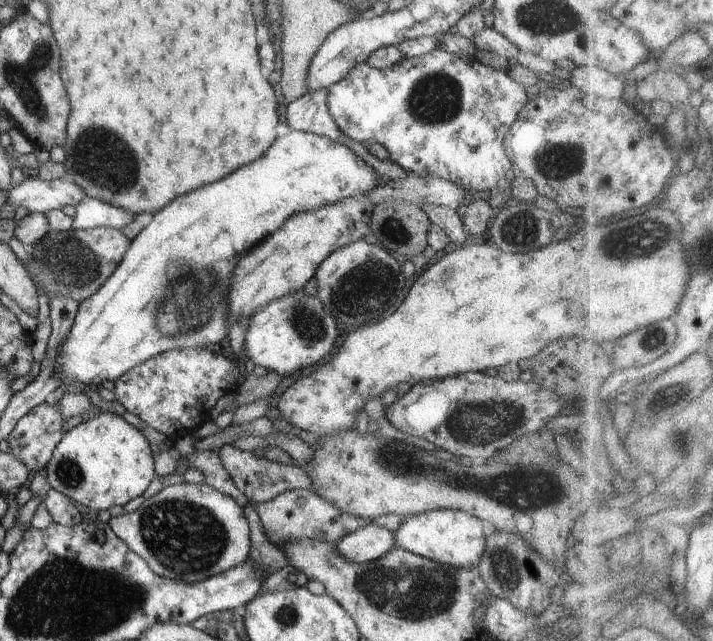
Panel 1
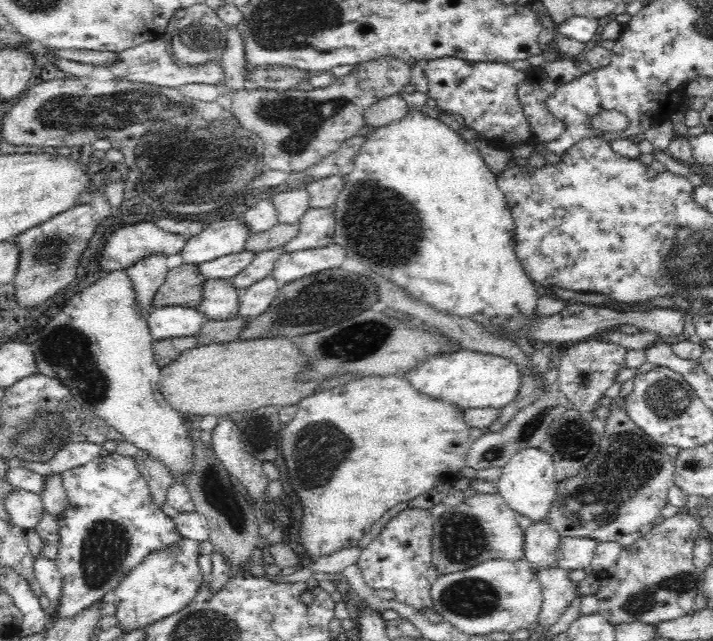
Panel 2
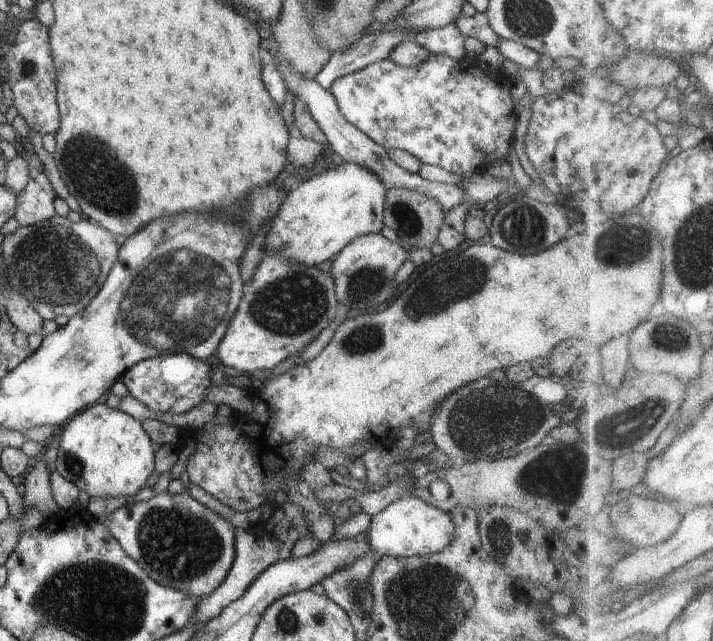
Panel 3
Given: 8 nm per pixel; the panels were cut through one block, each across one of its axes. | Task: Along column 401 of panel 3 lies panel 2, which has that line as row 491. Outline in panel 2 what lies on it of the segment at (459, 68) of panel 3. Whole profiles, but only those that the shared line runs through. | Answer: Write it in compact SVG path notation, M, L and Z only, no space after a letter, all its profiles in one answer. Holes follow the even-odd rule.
M114 451L108 456L91 460L82 466L71 468L61 472L61 479L66 490L68 505L66 510L62 510L62 514L58 516L58 551L56 559L54 560L58 570L63 576L62 598L53 608L56 610L58 617L71 617L78 614L81 610L92 606L95 602L105 597L110 597L112 590L114 590L121 580L134 568L144 560L151 552L156 552L158 549L166 548L170 544L174 544L181 536L176 528L172 517L166 515L159 506L154 504L151 499L150 490L148 489L147 480L141 475L139 468L136 466L135 460L132 457L118 455Z

